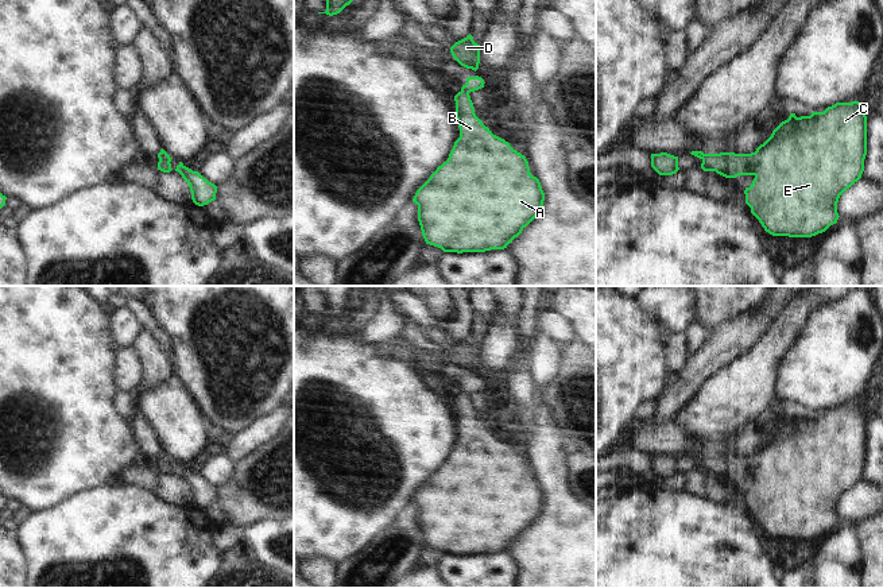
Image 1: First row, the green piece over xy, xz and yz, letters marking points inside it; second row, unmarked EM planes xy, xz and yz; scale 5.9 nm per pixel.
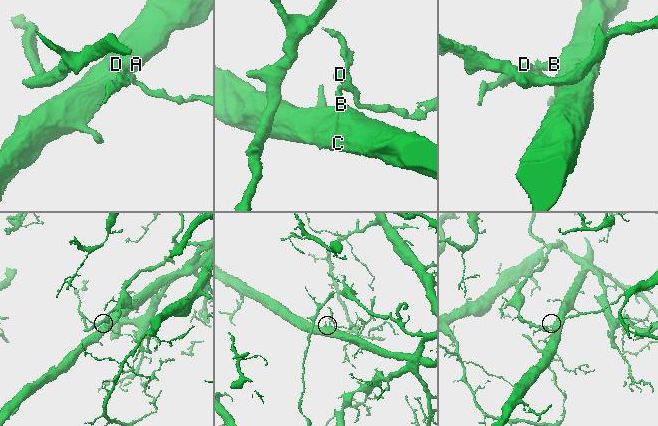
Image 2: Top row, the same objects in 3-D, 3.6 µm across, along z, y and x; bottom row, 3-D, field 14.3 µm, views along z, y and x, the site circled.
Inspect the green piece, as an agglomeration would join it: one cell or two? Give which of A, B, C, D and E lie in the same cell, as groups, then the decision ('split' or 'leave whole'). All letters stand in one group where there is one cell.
A B C E / D | split

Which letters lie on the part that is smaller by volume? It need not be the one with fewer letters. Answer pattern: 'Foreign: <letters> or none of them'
Foreign: D

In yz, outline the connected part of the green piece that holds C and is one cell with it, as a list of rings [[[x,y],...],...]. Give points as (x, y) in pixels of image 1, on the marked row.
[[[836,102],[824,112],[797,117],[790,113],[751,154],[705,154],[701,169],[725,178],[754,175],[745,204],[772,236],[812,237],[839,220],[840,196],[861,178],[867,155],[867,116],[863,102]]]

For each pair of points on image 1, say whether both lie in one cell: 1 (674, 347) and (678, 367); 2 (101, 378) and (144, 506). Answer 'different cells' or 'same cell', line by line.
1: same cell
2: different cells

